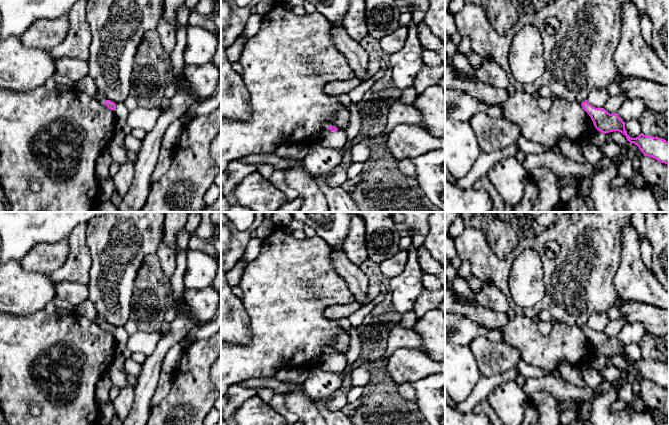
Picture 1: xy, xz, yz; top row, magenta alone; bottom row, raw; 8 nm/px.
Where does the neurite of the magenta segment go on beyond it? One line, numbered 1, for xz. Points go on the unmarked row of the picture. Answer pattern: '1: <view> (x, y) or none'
1: none

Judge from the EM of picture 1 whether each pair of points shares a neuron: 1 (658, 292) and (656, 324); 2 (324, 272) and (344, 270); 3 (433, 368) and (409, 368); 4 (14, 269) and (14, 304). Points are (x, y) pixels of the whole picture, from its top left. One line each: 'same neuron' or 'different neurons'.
1: different neurons
2: different neurons
3: same neuron
4: same neuron

